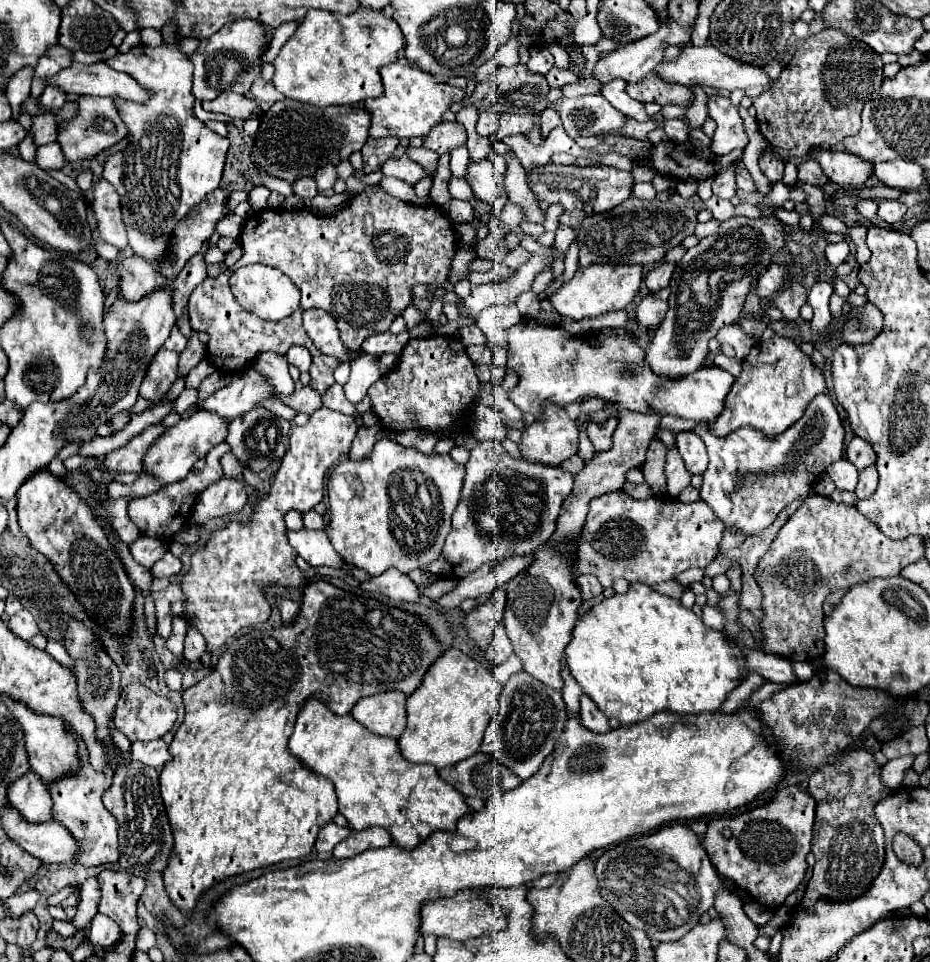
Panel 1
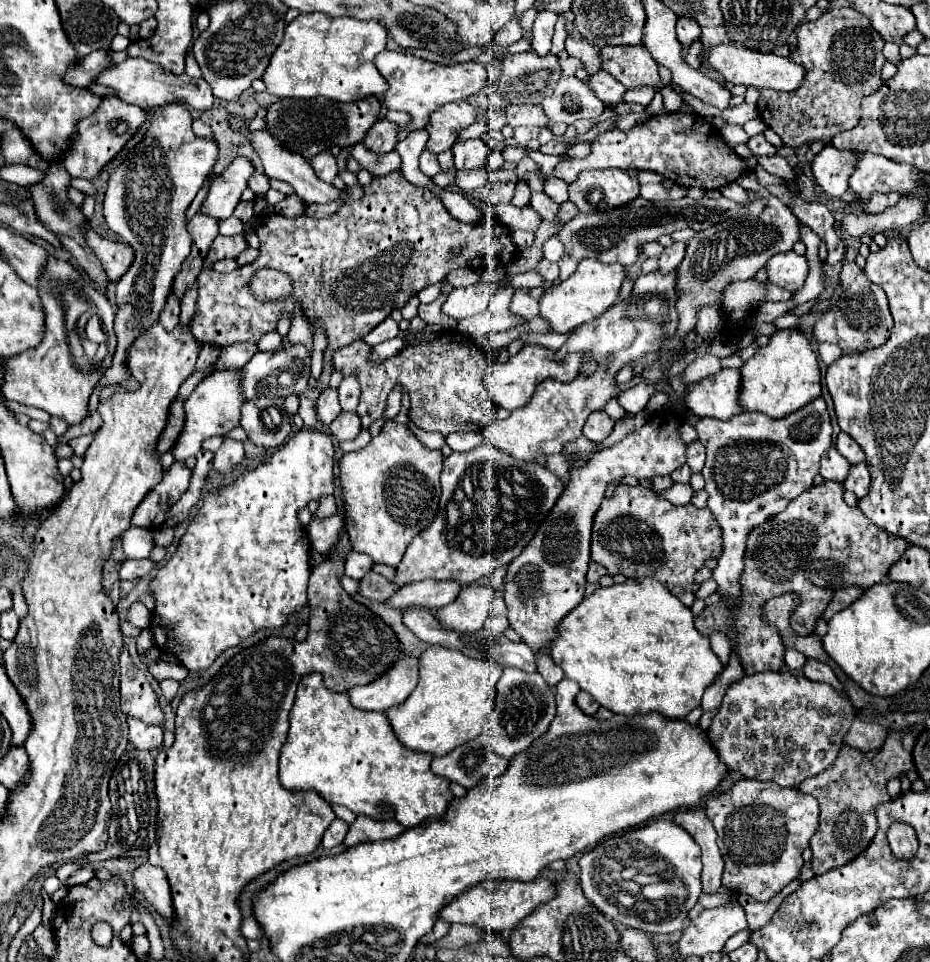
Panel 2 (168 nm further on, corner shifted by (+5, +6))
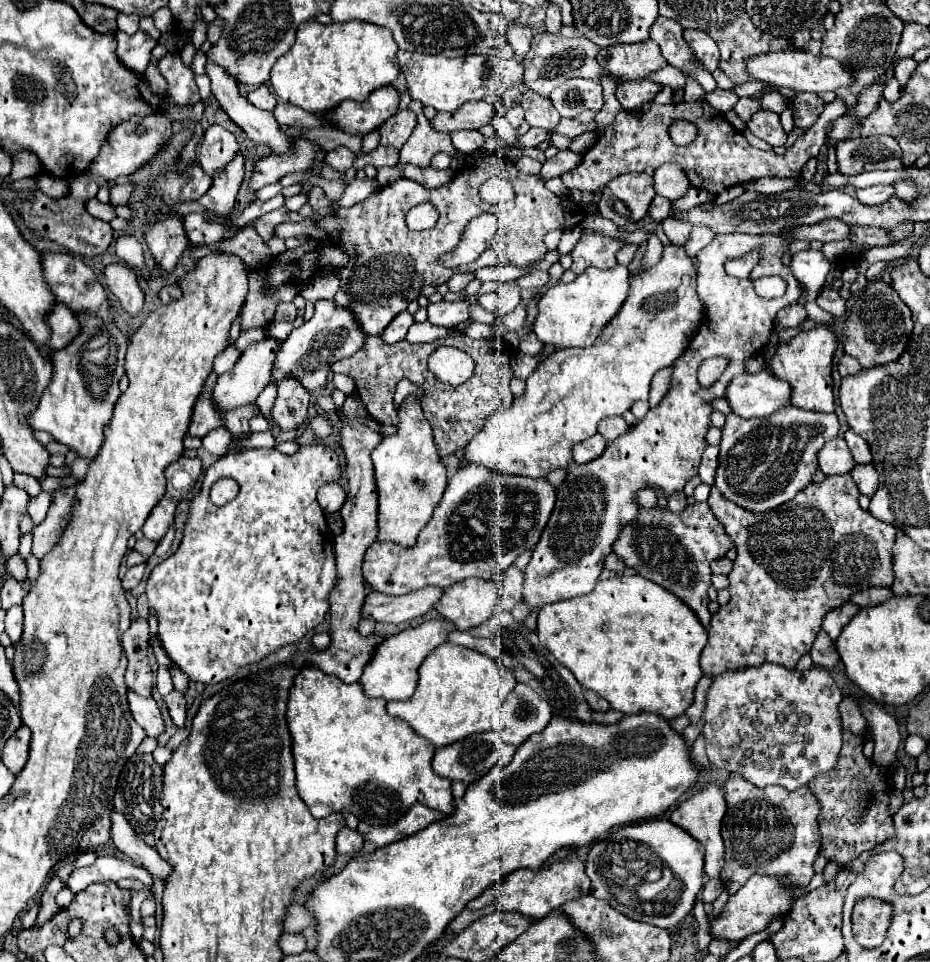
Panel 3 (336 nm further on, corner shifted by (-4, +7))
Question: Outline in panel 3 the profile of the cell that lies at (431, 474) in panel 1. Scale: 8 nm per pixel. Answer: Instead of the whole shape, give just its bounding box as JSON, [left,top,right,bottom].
[372,396,448,546]

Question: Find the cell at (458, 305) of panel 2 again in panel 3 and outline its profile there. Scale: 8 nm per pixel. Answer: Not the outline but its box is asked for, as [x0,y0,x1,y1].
[428,300,470,328]

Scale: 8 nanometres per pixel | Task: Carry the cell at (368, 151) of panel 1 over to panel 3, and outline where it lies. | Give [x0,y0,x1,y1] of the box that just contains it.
[380,110,416,150]

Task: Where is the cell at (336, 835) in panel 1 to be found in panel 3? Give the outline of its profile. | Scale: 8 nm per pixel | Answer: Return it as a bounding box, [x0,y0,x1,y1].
[336,828,364,854]

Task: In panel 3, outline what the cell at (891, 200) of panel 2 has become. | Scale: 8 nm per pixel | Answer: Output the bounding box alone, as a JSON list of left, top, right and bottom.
[856,186,894,204]

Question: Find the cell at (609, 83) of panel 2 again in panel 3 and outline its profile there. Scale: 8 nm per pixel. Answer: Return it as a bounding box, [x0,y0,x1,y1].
[616,80,662,110]

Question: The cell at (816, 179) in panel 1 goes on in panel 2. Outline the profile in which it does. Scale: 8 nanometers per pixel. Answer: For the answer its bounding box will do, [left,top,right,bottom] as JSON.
[811,143,853,197]

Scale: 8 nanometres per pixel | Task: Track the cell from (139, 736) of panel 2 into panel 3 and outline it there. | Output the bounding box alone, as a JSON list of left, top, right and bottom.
[128,690,164,738]

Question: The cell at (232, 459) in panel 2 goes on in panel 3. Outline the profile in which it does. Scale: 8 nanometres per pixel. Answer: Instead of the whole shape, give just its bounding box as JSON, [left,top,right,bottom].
[226,402,260,436]

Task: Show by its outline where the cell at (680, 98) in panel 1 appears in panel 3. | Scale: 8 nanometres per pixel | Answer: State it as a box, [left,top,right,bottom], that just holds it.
[598,40,668,80]

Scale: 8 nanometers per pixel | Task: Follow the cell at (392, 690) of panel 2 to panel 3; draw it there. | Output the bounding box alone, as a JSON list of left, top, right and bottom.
[360,620,456,700]

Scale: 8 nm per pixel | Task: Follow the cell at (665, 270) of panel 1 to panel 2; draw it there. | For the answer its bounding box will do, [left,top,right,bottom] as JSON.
[659,243,685,273]

